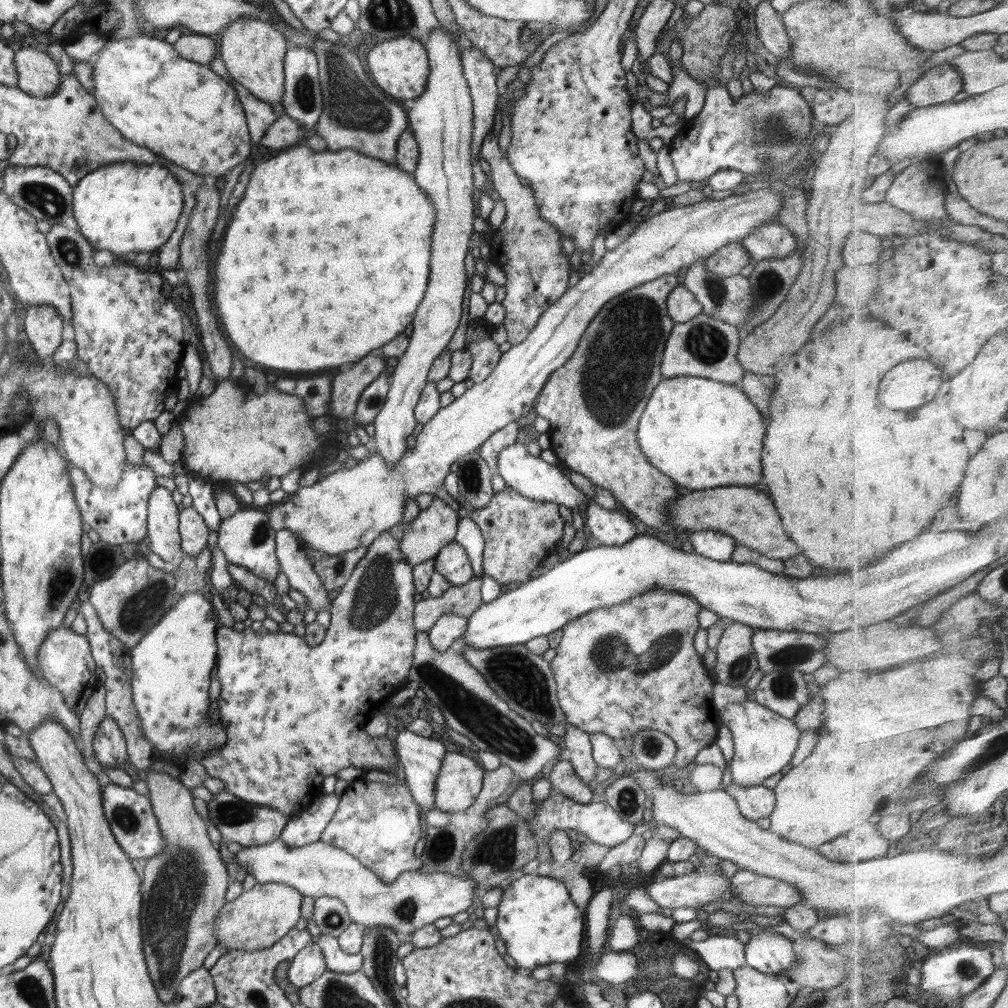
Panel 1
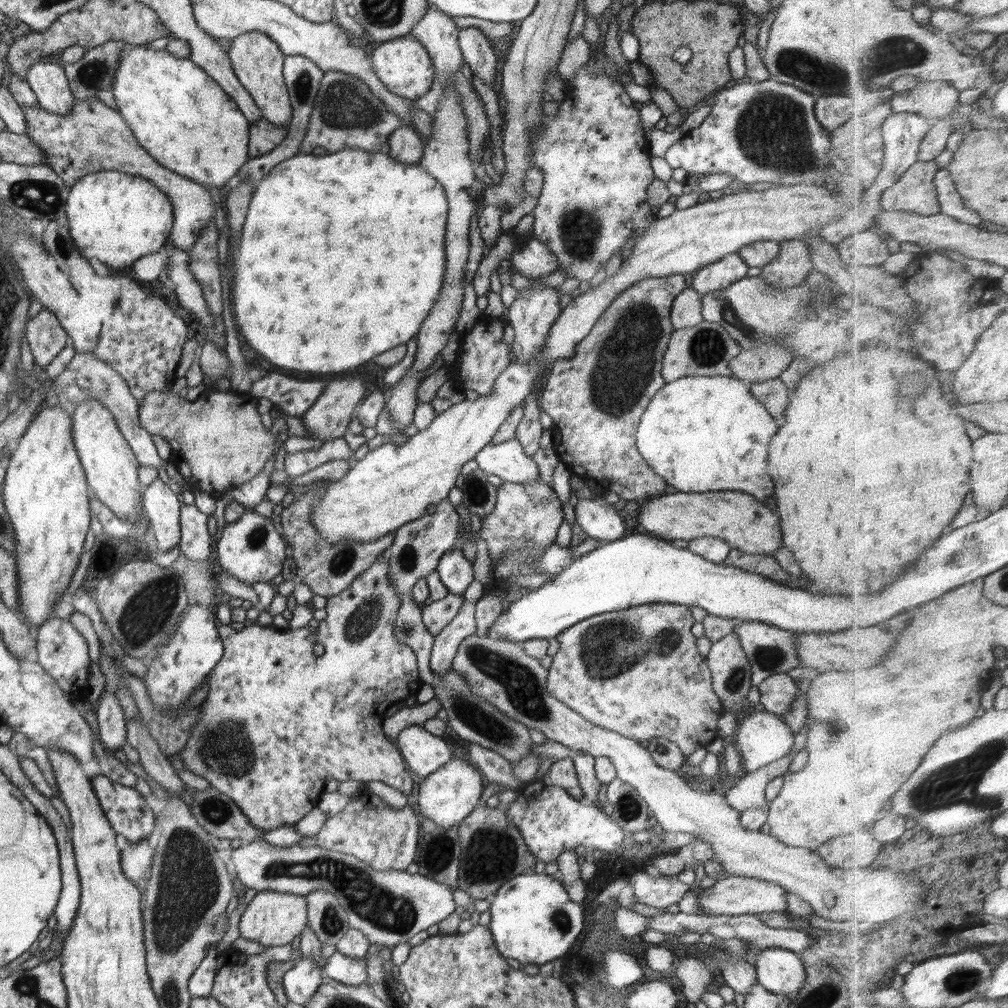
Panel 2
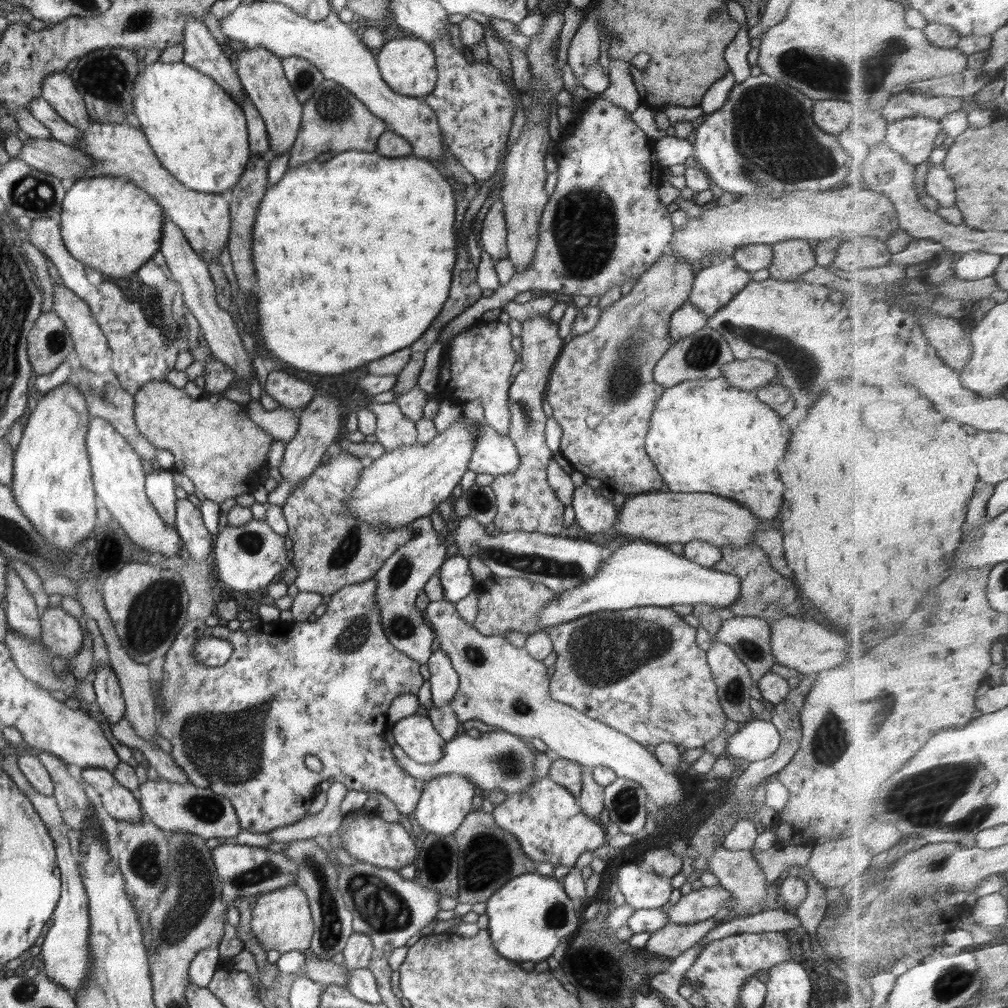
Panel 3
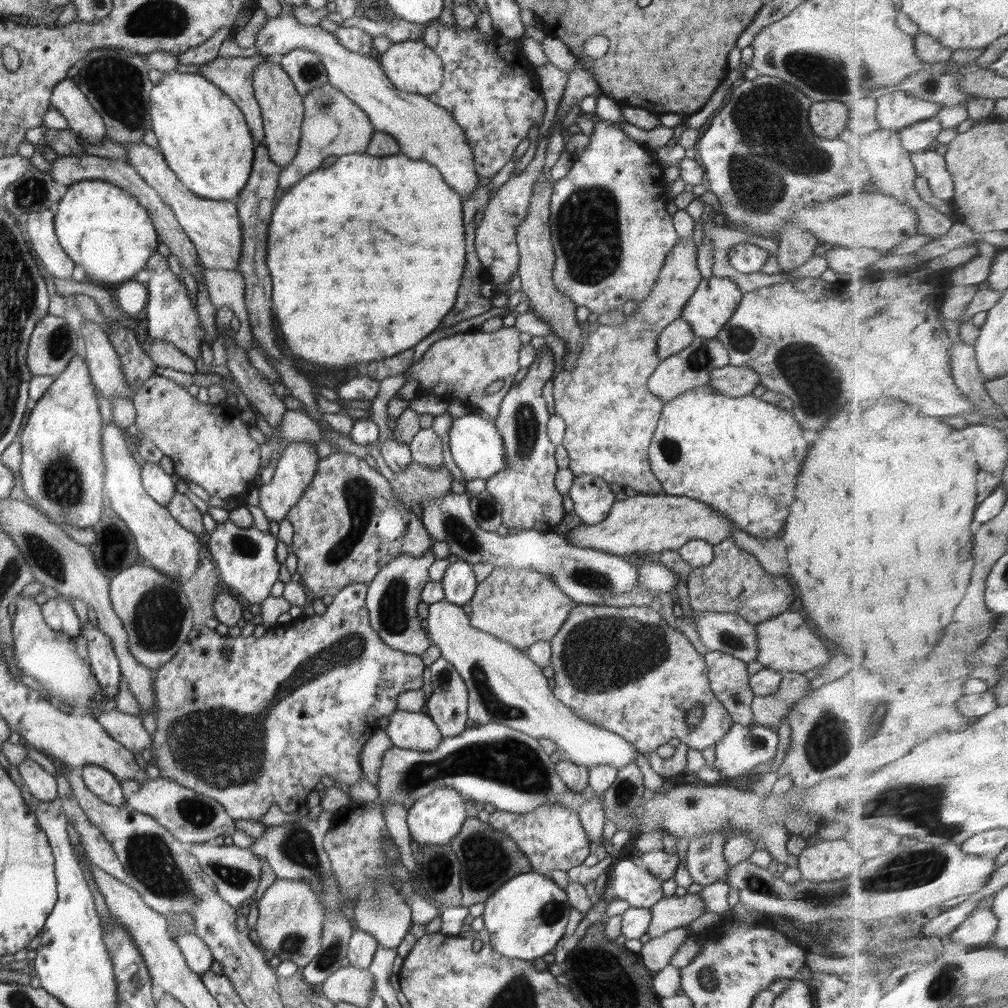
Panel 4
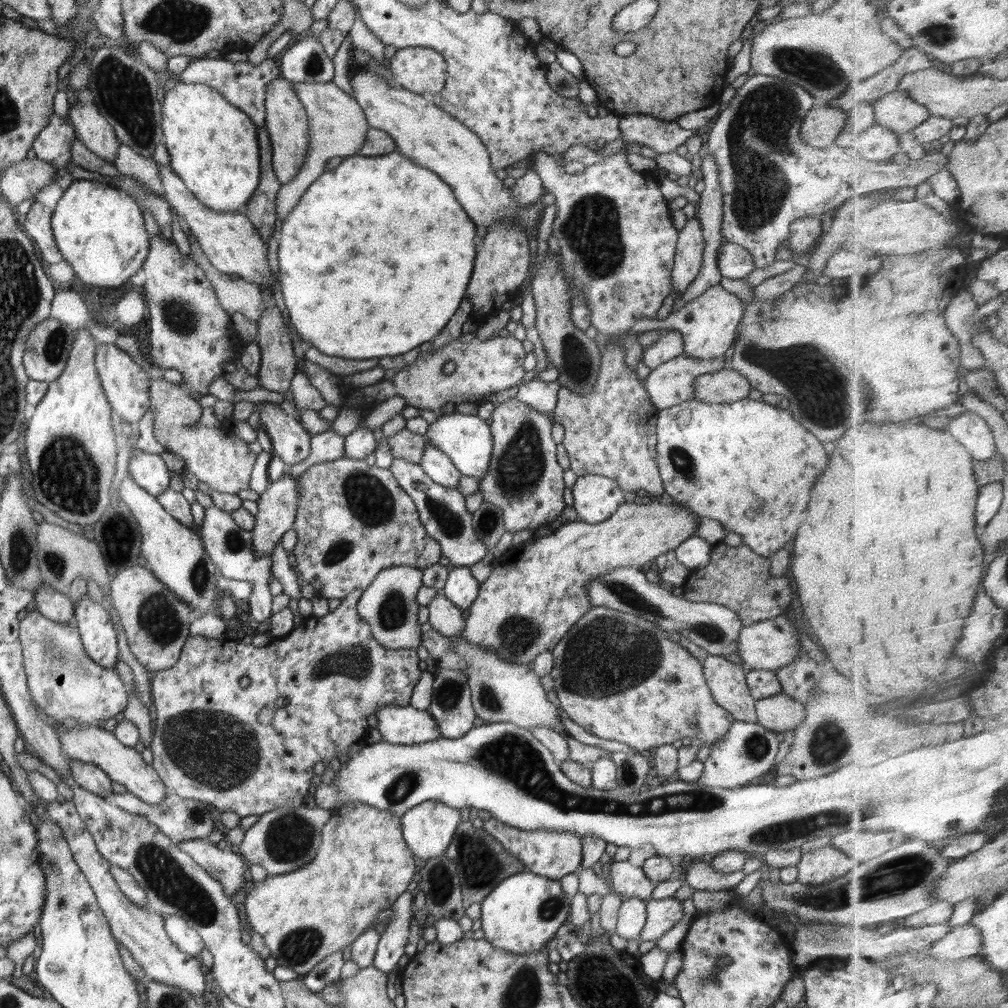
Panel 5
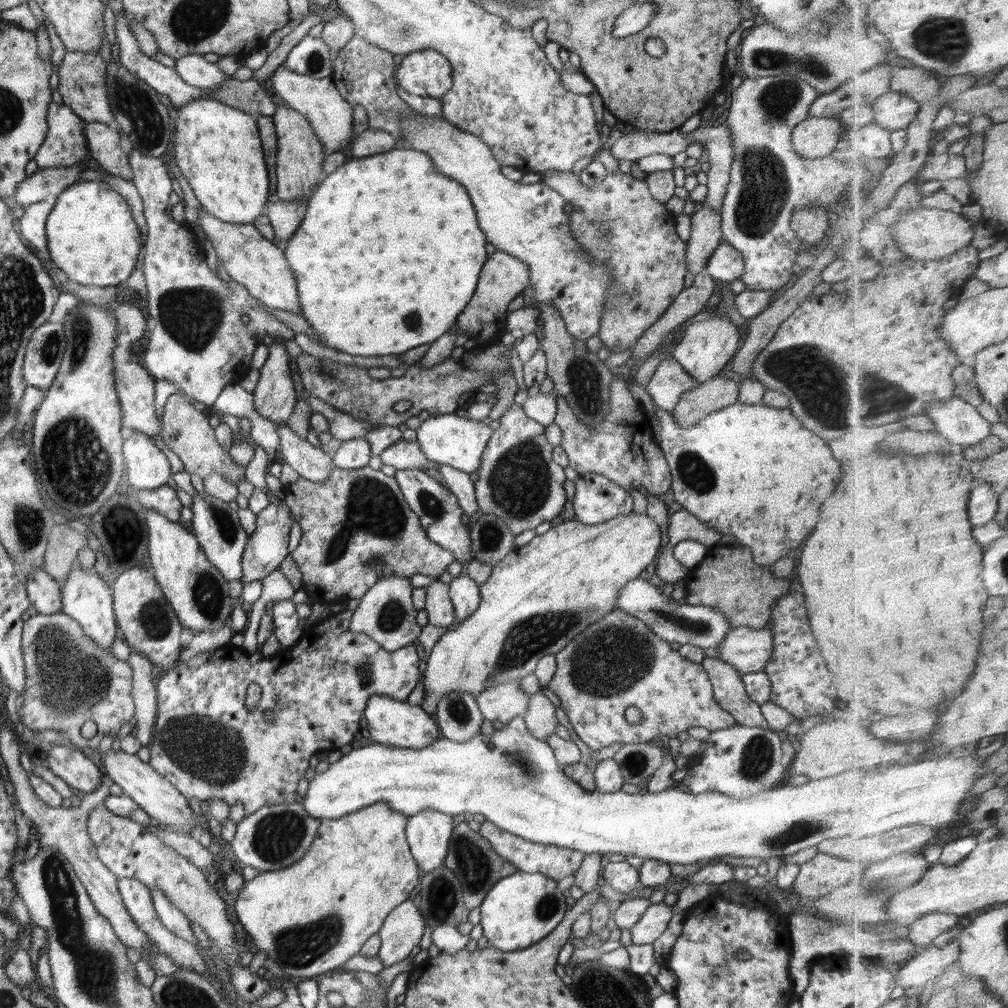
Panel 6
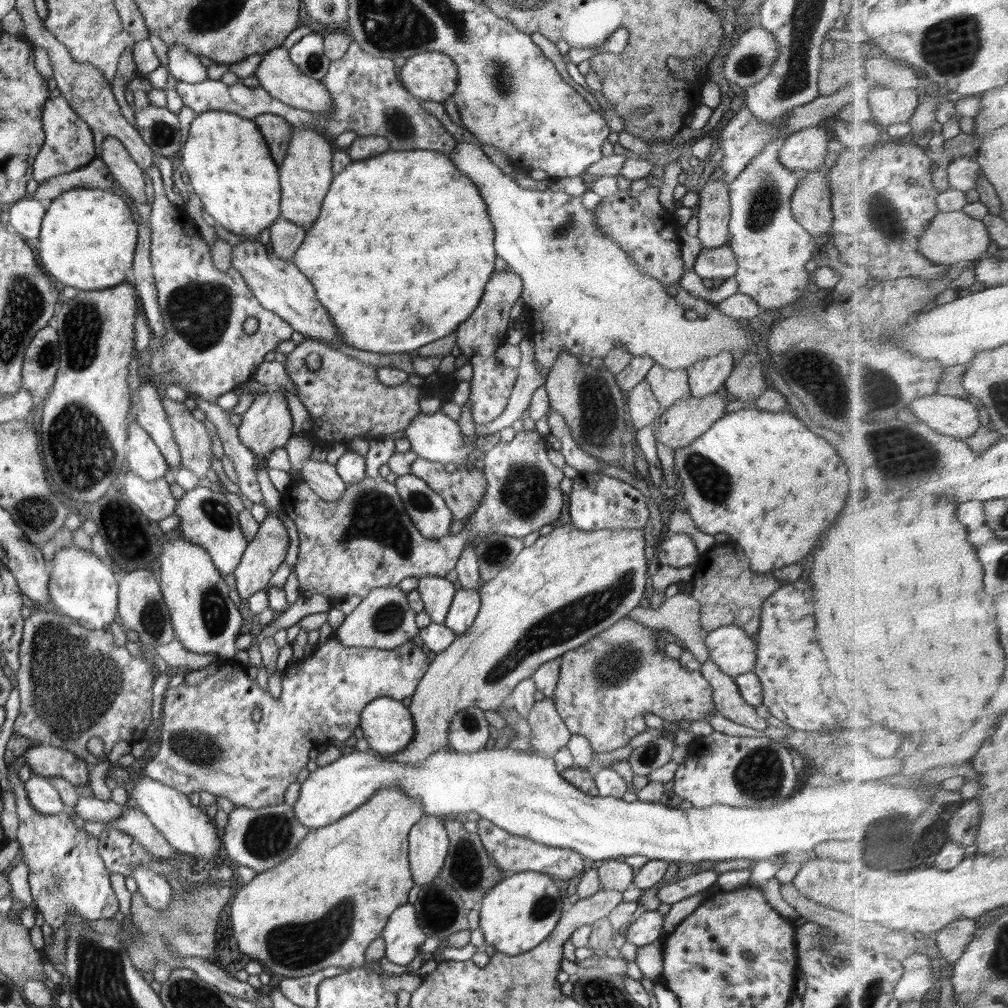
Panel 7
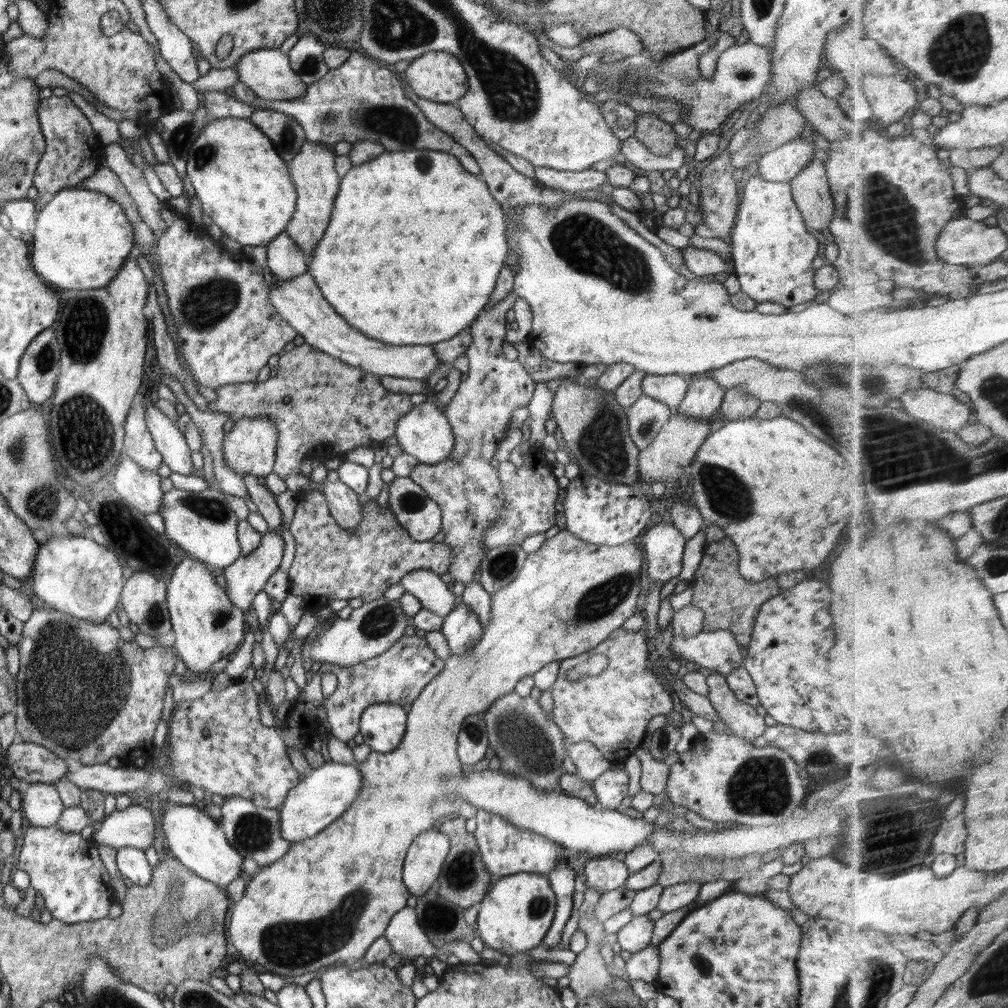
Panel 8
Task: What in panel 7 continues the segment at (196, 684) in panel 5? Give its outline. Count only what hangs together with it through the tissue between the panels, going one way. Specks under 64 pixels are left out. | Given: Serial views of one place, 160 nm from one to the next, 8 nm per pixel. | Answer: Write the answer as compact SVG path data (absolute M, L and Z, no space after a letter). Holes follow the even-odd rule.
M332 631L329 639L324 645L316 645L314 648L309 649L308 656L298 662L289 664L288 668L282 673L282 693L280 698L276 699L269 694L268 691L263 691L257 684L256 680L250 680L247 674L246 667L241 665L240 662L233 660L224 660L221 662L220 667L217 668L216 674L208 676L206 680L197 686L187 686L185 682L176 686L176 688L169 688L165 690L164 702L162 706L162 714L159 727L160 750L151 759L148 760L146 767L143 769L143 774L152 780L157 780L162 784L166 784L175 788L176 790L189 795L190 793L197 794L200 790L210 792L217 796L224 796L230 799L238 807L248 807L257 809L264 806L276 806L288 799L287 788L293 782L296 782L298 773L302 768L307 768L309 763L308 753L312 748L320 744L333 744L334 742L347 742L353 741L353 732L358 728L362 709L375 698L388 697L392 700L402 701L404 698L411 697L416 691L420 680L428 671L430 666L427 654L425 654L420 647L413 641L405 642L396 648L390 650L382 650L380 648L354 648L353 646L344 646L340 641L335 638L335 633ZM254 708L260 708L262 712L261 719L254 722L252 719L252 711Z

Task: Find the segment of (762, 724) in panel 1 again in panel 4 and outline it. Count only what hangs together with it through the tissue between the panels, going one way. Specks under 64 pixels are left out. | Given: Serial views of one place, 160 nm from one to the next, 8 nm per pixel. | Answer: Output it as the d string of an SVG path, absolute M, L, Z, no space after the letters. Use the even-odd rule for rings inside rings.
M738 723L728 729L728 732L715 744L715 761L713 768L720 771L723 778L738 778L758 766L770 763L776 754L778 746L778 733L771 727L756 724L744 726Z

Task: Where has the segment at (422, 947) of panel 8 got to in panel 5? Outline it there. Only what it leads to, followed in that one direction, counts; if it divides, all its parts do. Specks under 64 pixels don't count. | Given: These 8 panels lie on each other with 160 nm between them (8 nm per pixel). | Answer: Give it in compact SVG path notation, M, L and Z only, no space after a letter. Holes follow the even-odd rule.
M407 890L393 902L393 915L385 929L380 932L379 943L373 958L373 965L387 975L402 958L404 947L410 936L410 922L414 916L412 896Z

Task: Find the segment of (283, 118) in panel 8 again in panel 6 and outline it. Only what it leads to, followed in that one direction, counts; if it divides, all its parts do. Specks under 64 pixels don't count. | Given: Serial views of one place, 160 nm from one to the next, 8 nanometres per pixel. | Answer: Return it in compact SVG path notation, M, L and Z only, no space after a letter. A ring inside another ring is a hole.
M260 115L260 118L258 118L256 122L261 145L263 146L264 158L267 164L269 182L272 188L270 195L268 195L268 201L266 201L266 204L270 204L270 202L279 200L278 197L276 197L276 192L274 192L275 184L277 183L276 157L278 145L276 132L271 117Z

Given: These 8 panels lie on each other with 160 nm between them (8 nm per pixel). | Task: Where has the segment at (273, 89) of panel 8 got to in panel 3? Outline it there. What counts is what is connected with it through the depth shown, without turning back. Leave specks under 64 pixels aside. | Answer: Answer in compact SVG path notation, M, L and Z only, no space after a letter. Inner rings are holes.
M323 82L316 88L314 96L303 105L302 122L295 143L289 150L289 168L296 168L305 162L314 160L320 154L329 152L332 155L340 154L348 150L362 150L374 153L378 138L387 130L386 123L380 121L348 90L338 83Z

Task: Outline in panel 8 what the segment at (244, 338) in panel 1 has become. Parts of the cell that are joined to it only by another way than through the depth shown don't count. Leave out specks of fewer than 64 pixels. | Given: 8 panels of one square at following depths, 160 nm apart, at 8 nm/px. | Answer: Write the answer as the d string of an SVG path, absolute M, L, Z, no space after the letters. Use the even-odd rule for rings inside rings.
M430 149L409 150L408 152L385 150L368 162L352 165L352 168L341 178L339 190L326 234L320 240L318 248L313 250L307 263L308 272L314 277L321 293L332 308L350 326L353 326L354 330L358 330L366 338L394 346L432 345L450 340L466 327L470 327L484 310L484 306L488 305L496 278L509 255L506 214L500 204L490 195L487 184L482 178L468 172L455 156L448 153Z

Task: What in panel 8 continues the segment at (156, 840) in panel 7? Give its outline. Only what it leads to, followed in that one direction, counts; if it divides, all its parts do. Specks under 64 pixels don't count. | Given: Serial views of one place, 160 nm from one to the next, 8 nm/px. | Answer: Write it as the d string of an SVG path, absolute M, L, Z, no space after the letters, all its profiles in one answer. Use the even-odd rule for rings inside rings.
M142 805L115 809L98 822L91 838L98 846L132 847L145 851L154 844L154 818Z

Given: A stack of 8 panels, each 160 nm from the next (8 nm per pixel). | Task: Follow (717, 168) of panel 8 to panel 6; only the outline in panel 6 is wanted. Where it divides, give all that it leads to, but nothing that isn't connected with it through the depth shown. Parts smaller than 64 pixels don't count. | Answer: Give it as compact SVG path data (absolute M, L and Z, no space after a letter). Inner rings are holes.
M699 205L691 214L690 239L686 241L687 272L695 275L705 270L714 249L723 242L721 216L706 205Z

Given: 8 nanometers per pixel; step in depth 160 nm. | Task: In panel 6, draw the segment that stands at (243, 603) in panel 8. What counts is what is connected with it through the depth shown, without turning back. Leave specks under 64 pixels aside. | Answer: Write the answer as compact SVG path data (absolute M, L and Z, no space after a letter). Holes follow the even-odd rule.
M285 501L270 502L256 517L255 531L248 538L242 556L241 583L262 581L268 574L280 568L281 562L289 554L288 538L291 531L293 515Z

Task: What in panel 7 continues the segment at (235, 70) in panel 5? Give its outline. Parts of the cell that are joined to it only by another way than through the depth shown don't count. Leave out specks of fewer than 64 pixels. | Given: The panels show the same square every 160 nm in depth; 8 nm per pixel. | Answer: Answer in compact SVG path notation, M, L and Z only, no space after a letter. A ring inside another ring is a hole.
M182 44L168 46L168 71L178 81L198 83L208 79L208 68Z

